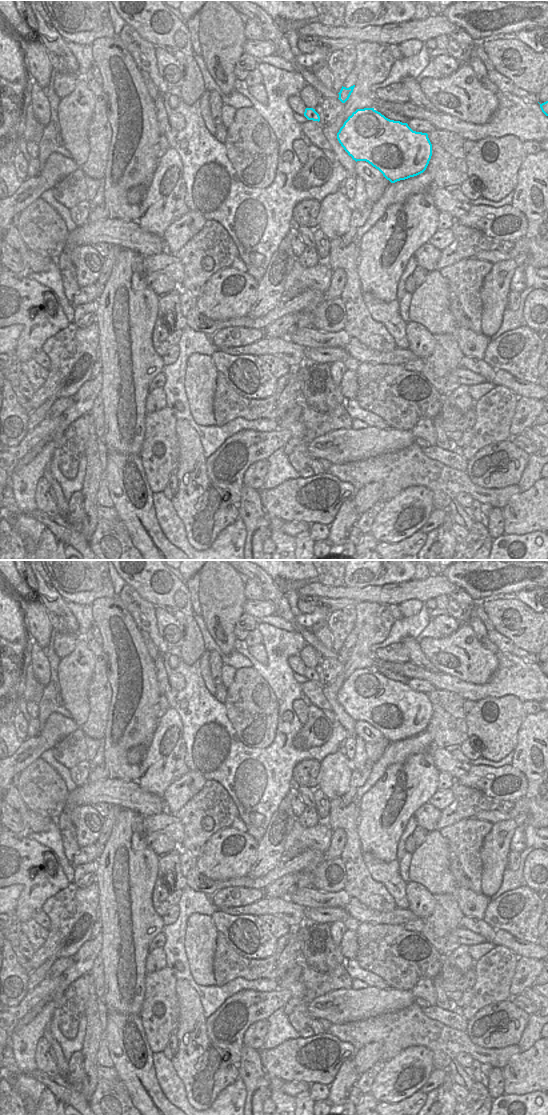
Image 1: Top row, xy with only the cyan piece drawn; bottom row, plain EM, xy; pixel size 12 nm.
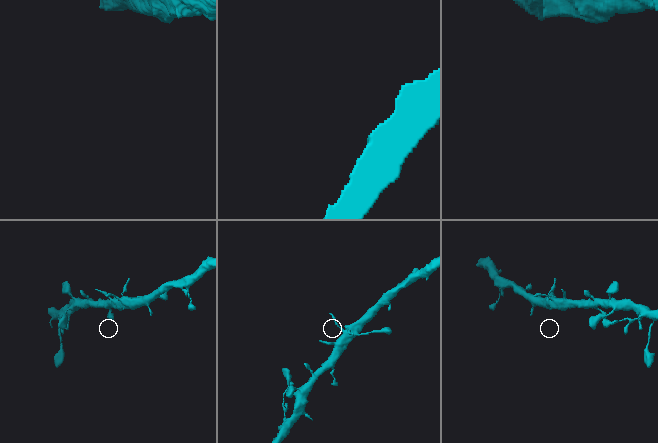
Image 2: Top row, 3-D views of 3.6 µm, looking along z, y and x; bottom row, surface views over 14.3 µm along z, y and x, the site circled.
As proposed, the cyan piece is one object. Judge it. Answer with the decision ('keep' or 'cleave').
keep

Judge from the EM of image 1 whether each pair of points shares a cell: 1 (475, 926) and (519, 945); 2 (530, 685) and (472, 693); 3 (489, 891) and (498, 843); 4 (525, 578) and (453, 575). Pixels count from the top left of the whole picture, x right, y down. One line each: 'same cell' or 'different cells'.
1: same cell
2: same cell
3: same cell
4: same cell

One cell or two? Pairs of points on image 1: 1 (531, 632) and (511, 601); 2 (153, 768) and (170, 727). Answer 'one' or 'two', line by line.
1: one
2: one

